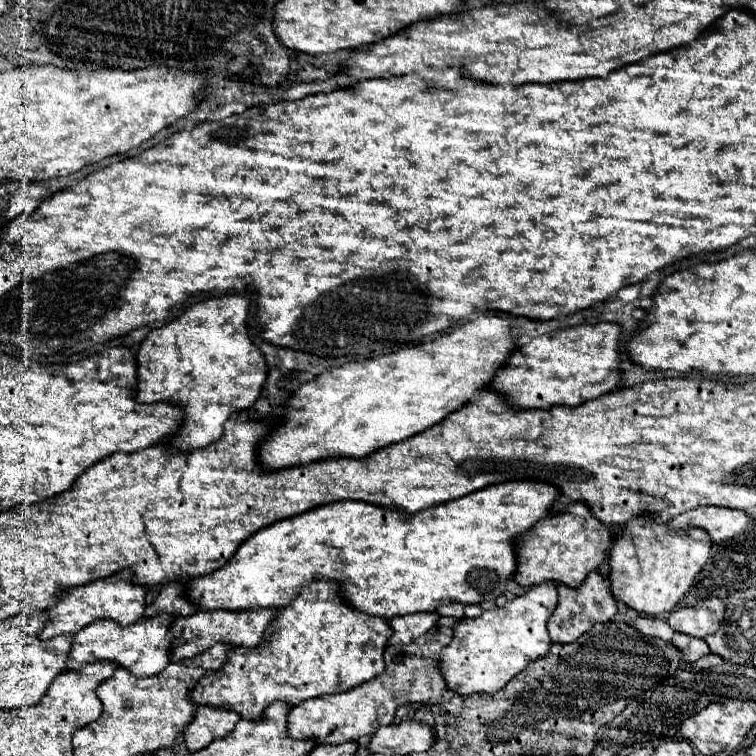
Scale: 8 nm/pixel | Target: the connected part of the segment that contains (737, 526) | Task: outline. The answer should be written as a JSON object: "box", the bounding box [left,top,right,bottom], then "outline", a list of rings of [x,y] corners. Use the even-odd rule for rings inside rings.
{"box":[668,507,752,543],"outline":[[[704,507],[676,515],[672,521],[668,521],[668,527],[676,531],[684,531],[688,527],[702,527],[710,535],[712,543],[724,543],[750,529],[752,519],[744,511],[736,509]]]}

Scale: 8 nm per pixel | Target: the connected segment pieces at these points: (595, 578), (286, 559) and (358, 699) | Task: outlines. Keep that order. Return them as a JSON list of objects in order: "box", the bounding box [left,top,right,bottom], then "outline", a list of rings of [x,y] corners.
[{"box":[548,571,618,643],"outline":[[[598,571],[588,573],[584,583],[578,585],[578,587],[558,585],[556,589],[558,589],[558,605],[556,605],[554,613],[552,613],[552,617],[548,619],[548,633],[550,633],[552,643],[572,643],[580,635],[590,631],[596,623],[612,621],[612,617],[618,611],[616,599],[610,593],[608,581]]]},{"box":[186,481,558,619],"outline":[[[508,481],[490,485],[488,489],[480,489],[456,501],[422,509],[414,515],[356,501],[328,503],[260,529],[240,545],[228,565],[216,573],[192,579],[186,585],[186,595],[202,611],[280,609],[292,601],[294,587],[302,587],[310,579],[334,579],[340,585],[342,599],[352,605],[352,609],[384,619],[432,611],[432,601],[438,605],[452,601],[470,605],[484,599],[496,599],[504,593],[504,581],[510,581],[516,571],[514,537],[546,517],[556,499],[558,493],[552,485],[538,481]]]},{"box":[288,625,452,745],"outline":[[[436,625],[408,645],[388,645],[384,649],[386,667],[380,675],[350,691],[308,699],[292,709],[288,713],[288,737],[298,741],[314,741],[316,745],[358,741],[360,737],[374,735],[384,725],[392,725],[394,713],[400,705],[424,705],[428,699],[442,699],[448,689],[436,663],[436,655],[448,645],[450,639],[452,629]]]}]

